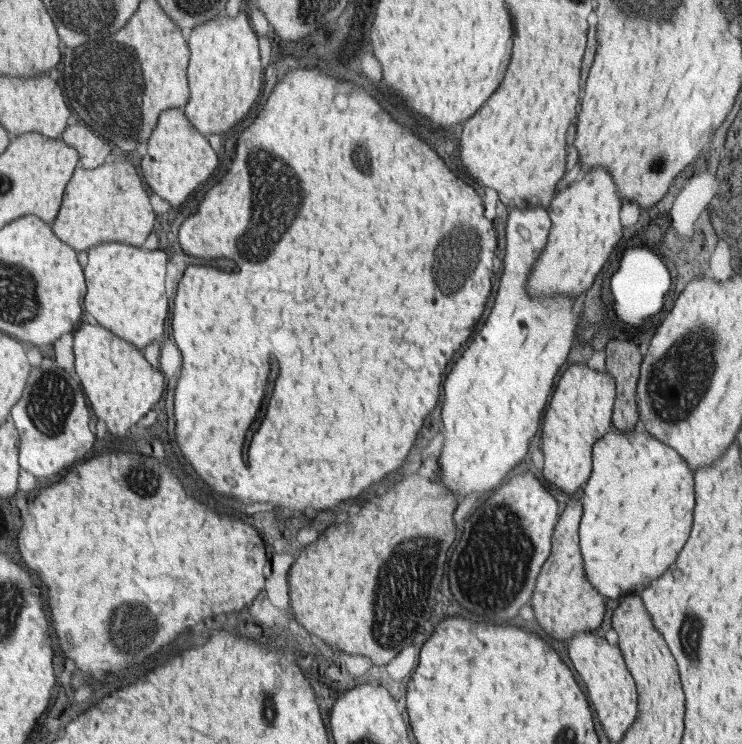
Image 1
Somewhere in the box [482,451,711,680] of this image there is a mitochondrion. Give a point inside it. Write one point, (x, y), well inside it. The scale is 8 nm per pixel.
(690, 623)

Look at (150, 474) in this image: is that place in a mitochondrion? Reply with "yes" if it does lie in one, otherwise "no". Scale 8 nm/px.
yes

